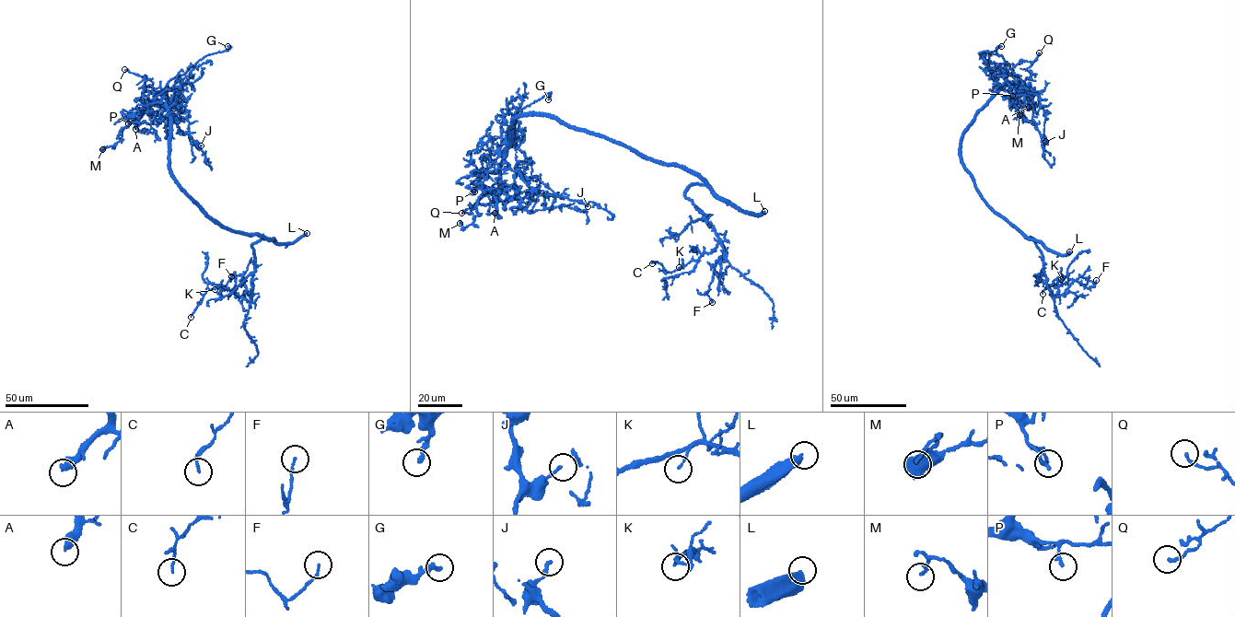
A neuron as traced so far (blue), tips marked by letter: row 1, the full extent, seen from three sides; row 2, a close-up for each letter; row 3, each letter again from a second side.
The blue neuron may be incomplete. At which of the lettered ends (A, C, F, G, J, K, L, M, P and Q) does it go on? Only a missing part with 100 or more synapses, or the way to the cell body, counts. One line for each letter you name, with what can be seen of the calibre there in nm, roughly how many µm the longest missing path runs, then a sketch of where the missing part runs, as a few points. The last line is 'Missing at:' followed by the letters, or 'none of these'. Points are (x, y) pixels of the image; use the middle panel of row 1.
A: calibre 400 nm; missing 40 µm; course (495, 213), (481, 230), (483, 232), (481, 251), (484, 255)
L: calibre 480 nm; missing 140 µm
Missing at: A, L

